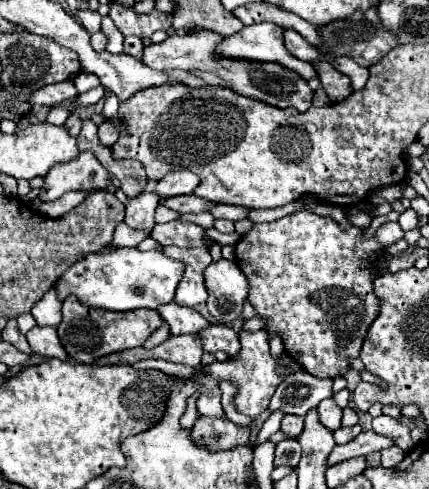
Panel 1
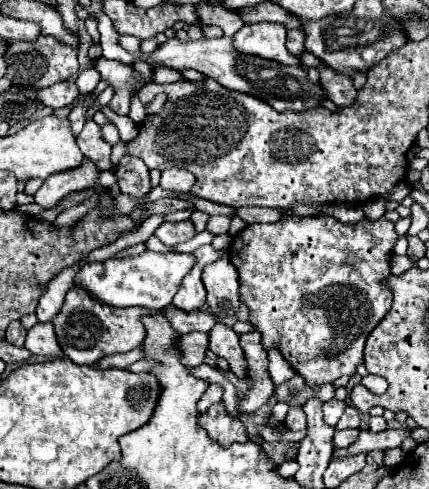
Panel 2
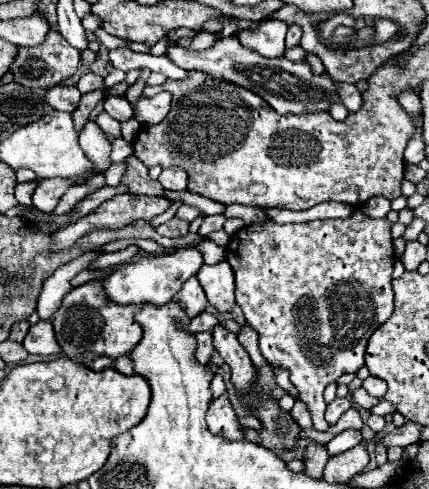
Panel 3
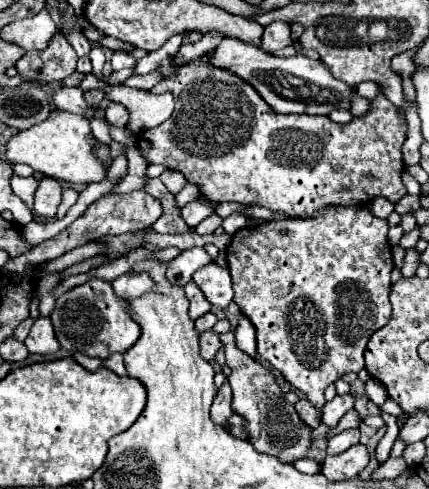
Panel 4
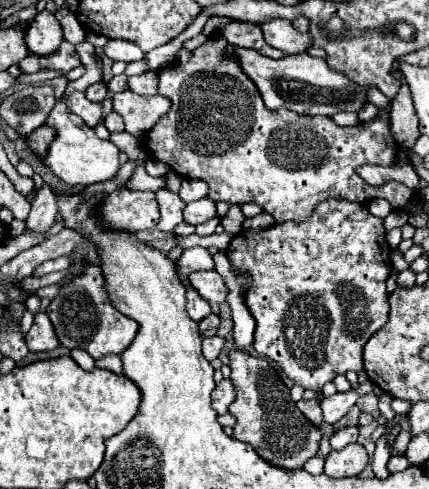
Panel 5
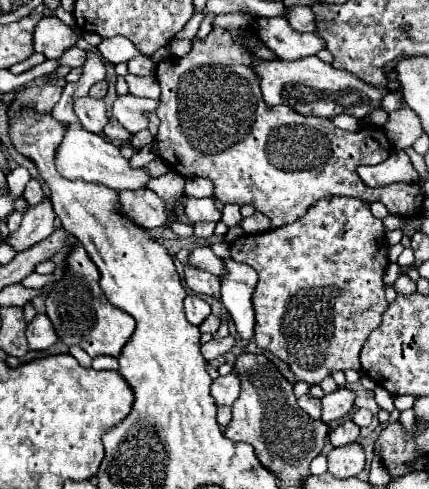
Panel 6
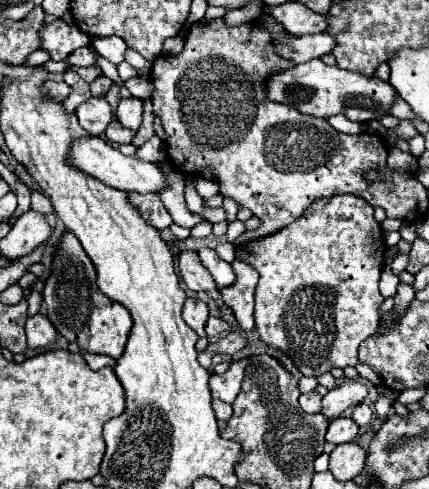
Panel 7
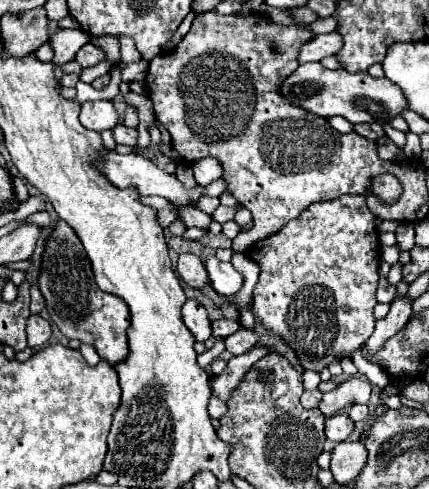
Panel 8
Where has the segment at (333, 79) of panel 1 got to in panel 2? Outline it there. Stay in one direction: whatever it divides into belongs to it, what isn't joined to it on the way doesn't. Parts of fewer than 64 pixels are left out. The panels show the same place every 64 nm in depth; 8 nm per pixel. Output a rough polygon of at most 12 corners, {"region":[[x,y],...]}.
{"region":[[306,51],[302,65],[316,68],[320,86],[336,106],[352,104],[356,88],[344,74],[332,72]]}

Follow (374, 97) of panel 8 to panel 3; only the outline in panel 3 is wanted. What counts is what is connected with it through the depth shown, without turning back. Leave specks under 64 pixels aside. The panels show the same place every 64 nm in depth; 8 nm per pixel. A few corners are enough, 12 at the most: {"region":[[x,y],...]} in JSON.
{"region":[[236,36],[206,50],[178,44],[180,68],[252,90],[278,114],[340,102],[306,62],[248,52]]}

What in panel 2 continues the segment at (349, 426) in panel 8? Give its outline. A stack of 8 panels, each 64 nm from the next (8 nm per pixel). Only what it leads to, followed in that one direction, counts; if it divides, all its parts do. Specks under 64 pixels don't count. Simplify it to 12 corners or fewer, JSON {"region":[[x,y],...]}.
{"region":[[360,428],[336,430],[334,448],[346,448],[358,438]]}

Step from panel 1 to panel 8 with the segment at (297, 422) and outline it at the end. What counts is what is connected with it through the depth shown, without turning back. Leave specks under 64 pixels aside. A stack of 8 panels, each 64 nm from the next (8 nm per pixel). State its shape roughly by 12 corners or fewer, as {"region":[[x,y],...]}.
{"region":[[310,390],[300,396],[306,410],[318,408],[320,390]]}

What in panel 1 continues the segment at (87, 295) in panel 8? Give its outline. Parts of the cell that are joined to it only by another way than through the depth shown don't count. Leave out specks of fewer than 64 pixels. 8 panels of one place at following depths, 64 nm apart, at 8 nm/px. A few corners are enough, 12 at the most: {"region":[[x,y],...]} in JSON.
{"region":[[66,300],[58,336],[70,360],[92,364],[142,346],[156,310],[104,312]]}

